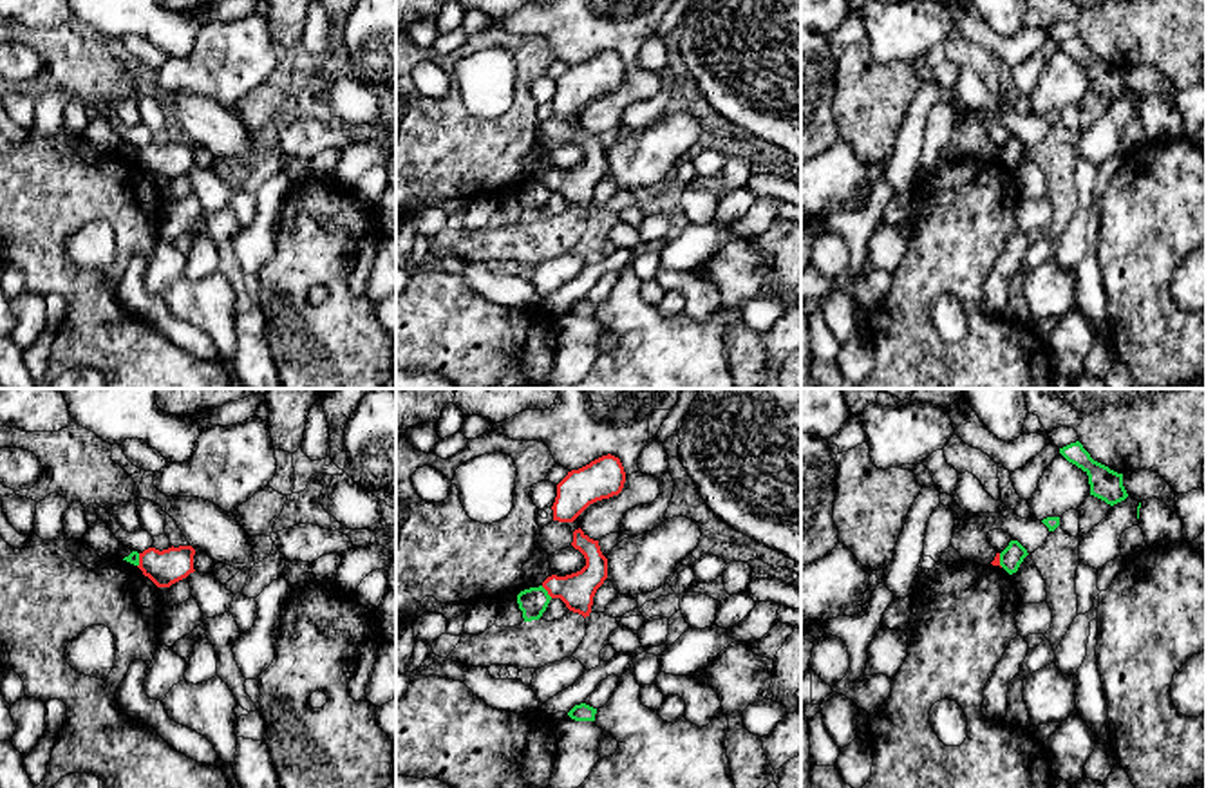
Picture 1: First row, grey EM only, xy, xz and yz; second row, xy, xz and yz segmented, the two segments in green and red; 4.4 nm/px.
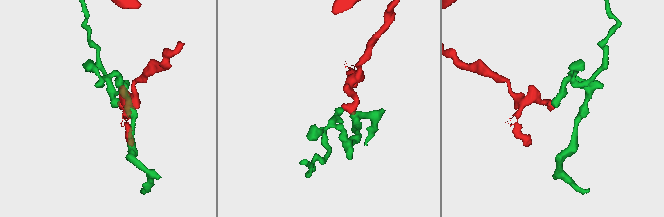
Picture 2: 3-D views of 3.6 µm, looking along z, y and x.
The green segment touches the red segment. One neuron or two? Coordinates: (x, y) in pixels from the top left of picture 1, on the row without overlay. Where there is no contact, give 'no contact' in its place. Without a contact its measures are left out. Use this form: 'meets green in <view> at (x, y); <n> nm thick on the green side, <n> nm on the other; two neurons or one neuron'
meets green in xz at (546, 187); 120 nm thick on the green side, 160 nm on the other; two neurons

